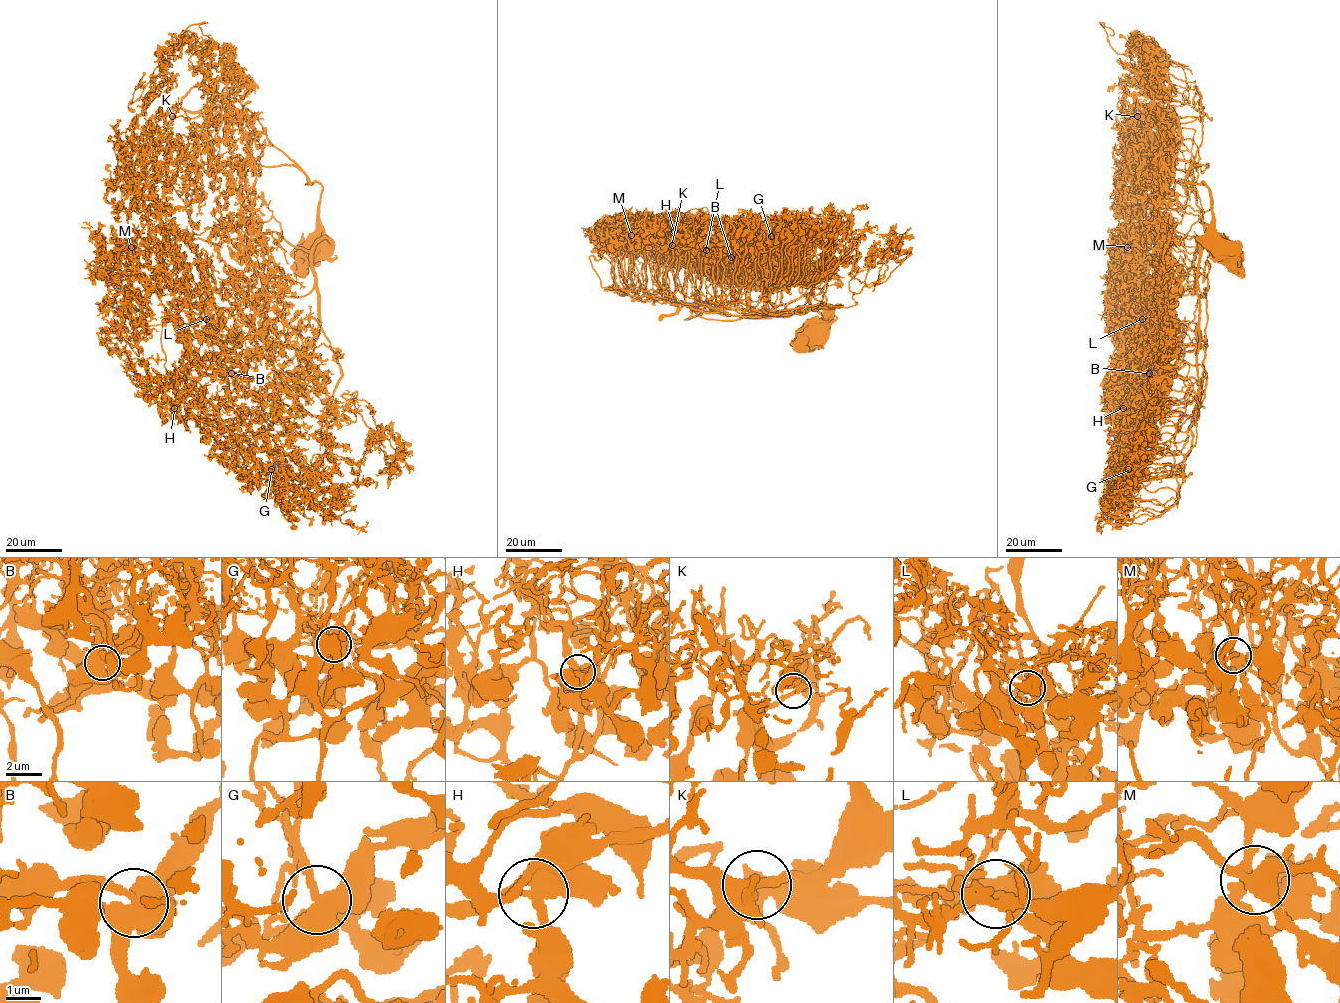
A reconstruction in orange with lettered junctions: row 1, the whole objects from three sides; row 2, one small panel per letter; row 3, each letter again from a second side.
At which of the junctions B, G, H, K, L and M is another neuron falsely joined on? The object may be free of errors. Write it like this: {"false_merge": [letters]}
{"false_merge": []}

